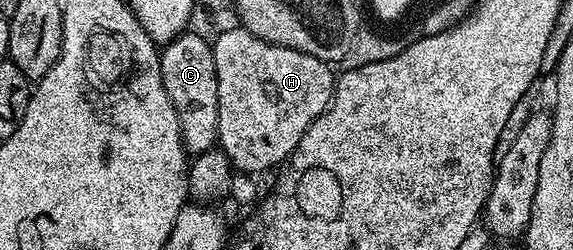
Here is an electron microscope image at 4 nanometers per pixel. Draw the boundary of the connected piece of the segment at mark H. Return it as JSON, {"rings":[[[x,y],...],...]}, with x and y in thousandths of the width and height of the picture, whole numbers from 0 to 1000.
{"rings":[[[422,108],[382,136],[370,176],[382,376],[380,584],[412,688],[468,688],[503,640],[534,516],[579,408],[579,264],[565,236],[459,164]]]}

